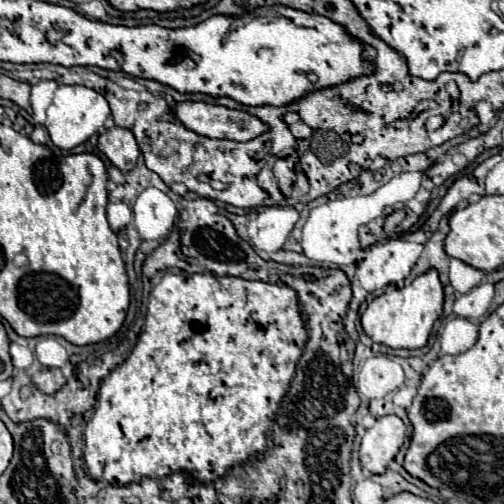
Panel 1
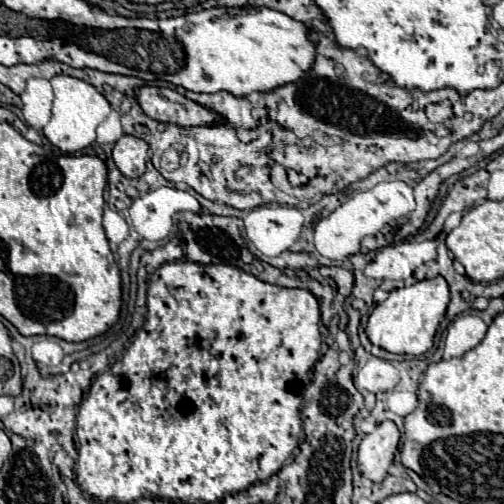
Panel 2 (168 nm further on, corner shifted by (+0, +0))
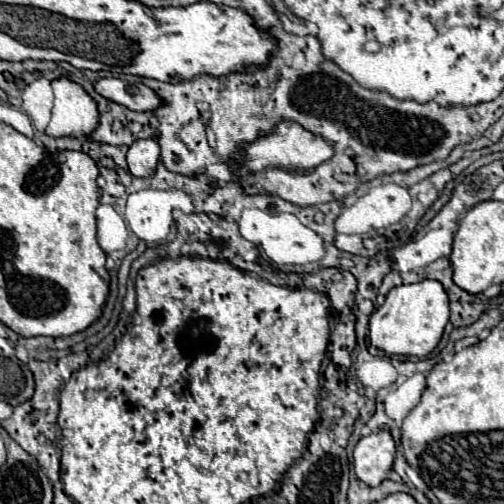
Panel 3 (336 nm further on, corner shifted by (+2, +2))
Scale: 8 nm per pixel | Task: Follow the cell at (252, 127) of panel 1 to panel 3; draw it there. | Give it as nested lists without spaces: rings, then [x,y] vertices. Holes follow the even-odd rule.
[[[108,77],[96,83],[96,91],[102,97],[120,103],[132,111],[156,111],[158,107],[162,107],[162,97],[144,83],[128,83],[124,79]]]

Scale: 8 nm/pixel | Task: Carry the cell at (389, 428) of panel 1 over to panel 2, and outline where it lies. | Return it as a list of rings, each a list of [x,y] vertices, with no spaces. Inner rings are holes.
[[[384,421],[374,433],[366,435],[358,447],[358,469],[372,483],[384,481],[398,449],[400,431],[392,421]]]

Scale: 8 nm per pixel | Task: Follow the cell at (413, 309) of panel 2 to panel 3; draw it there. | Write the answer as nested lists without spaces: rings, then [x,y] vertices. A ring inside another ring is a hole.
[[[424,279],[412,285],[400,285],[390,289],[386,301],[372,313],[368,337],[370,343],[384,353],[390,355],[414,355],[426,357],[440,341],[444,327],[448,323],[450,309],[448,309],[448,295],[442,283],[434,279]]]

